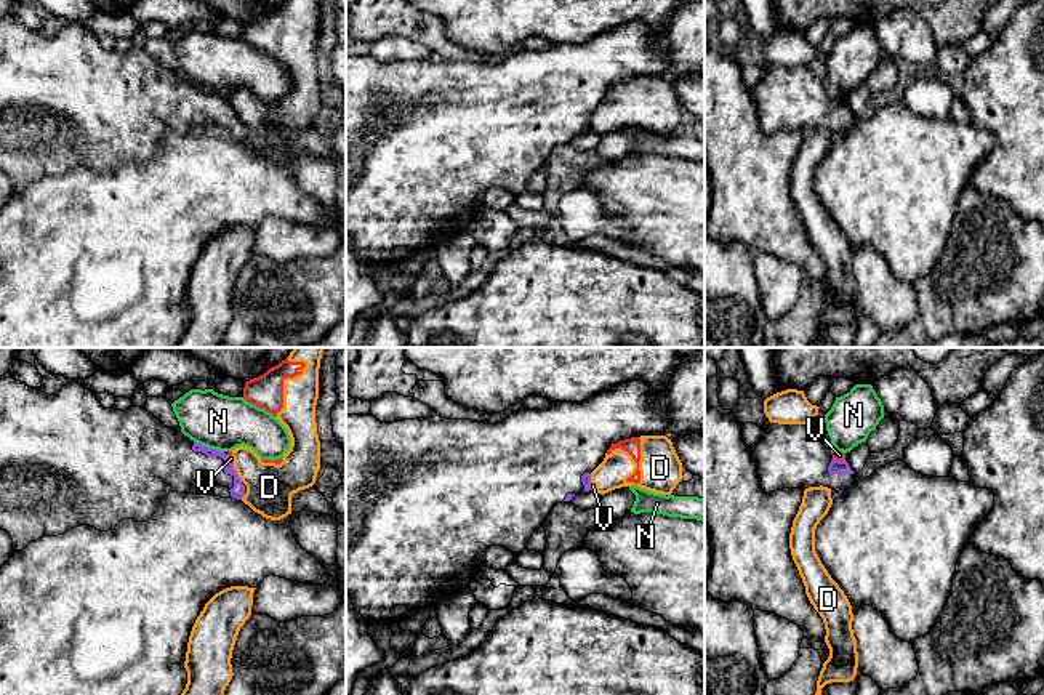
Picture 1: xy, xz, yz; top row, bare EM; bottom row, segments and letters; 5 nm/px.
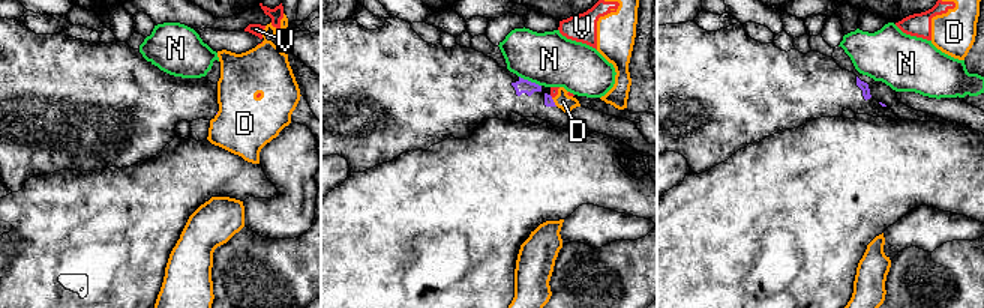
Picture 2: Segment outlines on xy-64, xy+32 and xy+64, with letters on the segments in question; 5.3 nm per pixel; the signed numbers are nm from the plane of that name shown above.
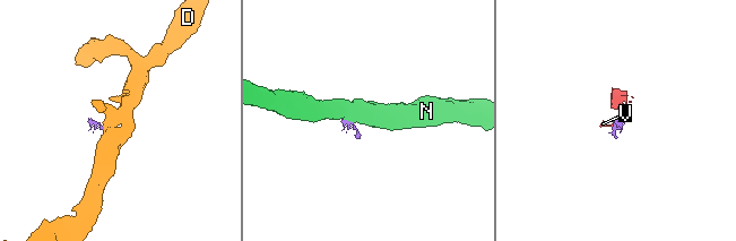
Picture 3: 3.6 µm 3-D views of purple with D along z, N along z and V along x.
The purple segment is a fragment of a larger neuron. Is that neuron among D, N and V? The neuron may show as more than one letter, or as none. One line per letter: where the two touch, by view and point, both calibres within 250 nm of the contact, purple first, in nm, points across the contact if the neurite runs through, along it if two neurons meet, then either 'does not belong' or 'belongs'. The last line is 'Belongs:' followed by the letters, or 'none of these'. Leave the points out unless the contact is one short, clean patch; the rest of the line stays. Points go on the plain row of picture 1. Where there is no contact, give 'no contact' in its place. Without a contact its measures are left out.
D: meets purple in xy at (236, 114); 70 nm thick on the purple side, 240 nm on the other; border along xy (231, 106), (242, 122); does not belong
N: meets purple in xy at (207, 88); 50 nm thick on the purple side, 280 nm on the other; border along xy (194, 82), (223, 93); does not belong
V: meets purple in yz at (838, 101); 70 nm thick on the purple side, 50 nm on the other; border along yz (833, 98), (844, 101); does not belong
Belongs: none of these

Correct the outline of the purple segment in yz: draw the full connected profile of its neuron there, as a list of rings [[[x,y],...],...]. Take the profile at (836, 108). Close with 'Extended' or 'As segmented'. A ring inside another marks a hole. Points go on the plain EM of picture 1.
[[[770,64],[751,93],[765,135],[820,127],[847,133],[855,125],[849,104],[834,101],[809,66]]]. Extended

